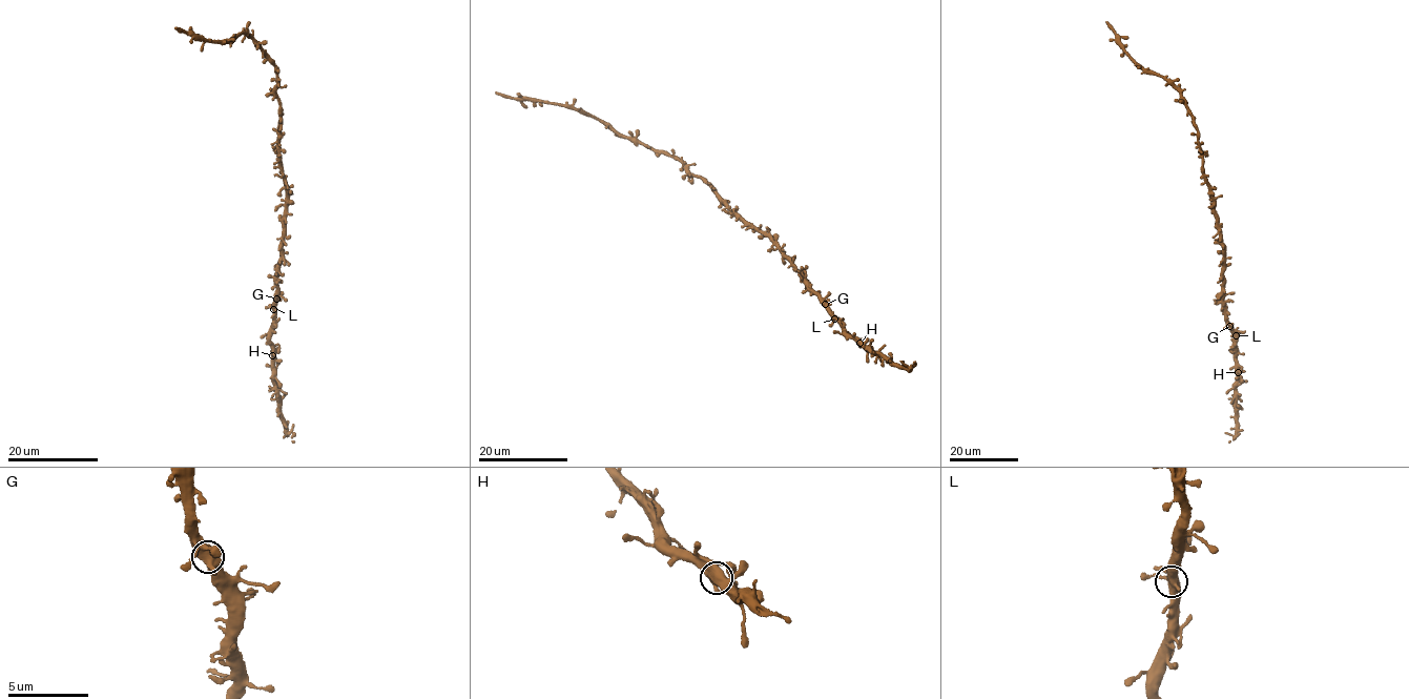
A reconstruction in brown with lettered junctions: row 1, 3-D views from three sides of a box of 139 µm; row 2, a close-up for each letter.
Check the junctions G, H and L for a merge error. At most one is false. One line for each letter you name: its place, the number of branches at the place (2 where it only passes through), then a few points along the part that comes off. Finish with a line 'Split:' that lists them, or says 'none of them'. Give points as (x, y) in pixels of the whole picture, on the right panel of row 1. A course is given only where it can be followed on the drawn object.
Split: none of them

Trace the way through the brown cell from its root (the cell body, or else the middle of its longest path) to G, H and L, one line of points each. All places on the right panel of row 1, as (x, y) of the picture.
G: (1218, 220), (1223, 246), (1225, 321), (1229, 326)
H: (1218, 220), (1223, 246), (1225, 321), (1234, 337), (1238, 372)
L: (1218, 220), (1223, 246), (1225, 321), (1236, 335)

